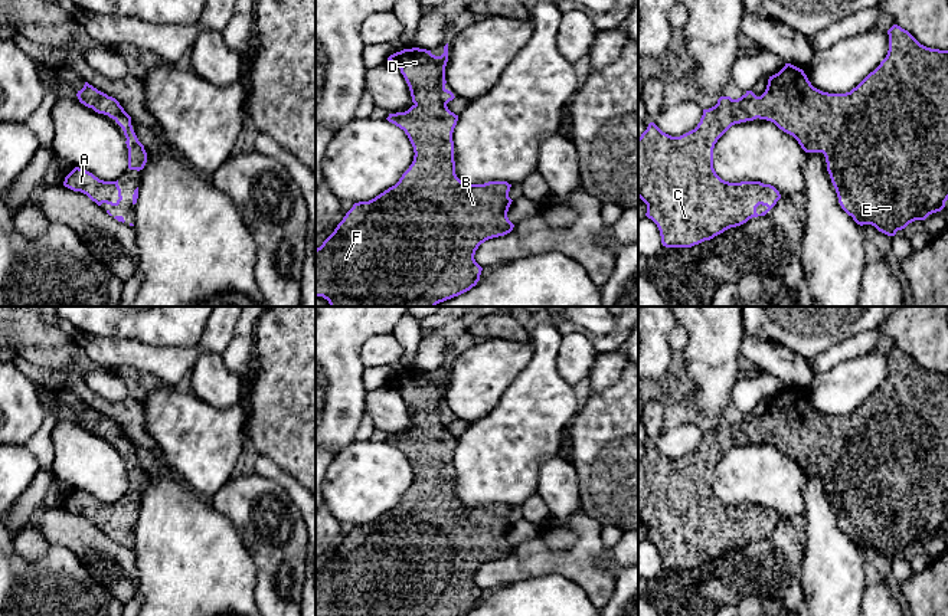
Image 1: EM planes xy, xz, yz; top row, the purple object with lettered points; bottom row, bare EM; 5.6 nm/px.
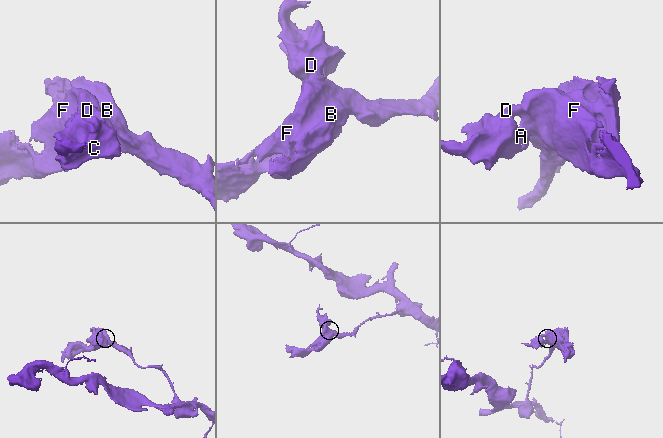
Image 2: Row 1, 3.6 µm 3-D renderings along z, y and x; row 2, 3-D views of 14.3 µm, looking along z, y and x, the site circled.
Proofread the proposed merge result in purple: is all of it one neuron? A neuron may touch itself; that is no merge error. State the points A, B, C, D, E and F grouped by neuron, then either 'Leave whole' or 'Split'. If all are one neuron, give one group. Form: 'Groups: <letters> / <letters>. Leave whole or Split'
Groups: A B C D E F. Leave whole

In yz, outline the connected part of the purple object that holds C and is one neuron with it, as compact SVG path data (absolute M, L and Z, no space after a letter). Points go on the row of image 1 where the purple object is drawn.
M893 24L887 35L886 58L850 92L823 92L811 85L802 69L785 63L778 73L769 76L761 96L752 91L738 99L720 96L715 107L703 109L697 127L680 137L671 137L650 122L638 138L638 197L647 204L645 216L657 225L663 246L692 248L710 240L752 217L765 216L781 199L771 184L729 183L713 168L713 148L717 140L732 125L756 118L771 121L792 135L805 153L824 154L839 203L857 225L872 225L879 232L895 236L909 223L941 212L948 200L948 50L921 45L898 24Z

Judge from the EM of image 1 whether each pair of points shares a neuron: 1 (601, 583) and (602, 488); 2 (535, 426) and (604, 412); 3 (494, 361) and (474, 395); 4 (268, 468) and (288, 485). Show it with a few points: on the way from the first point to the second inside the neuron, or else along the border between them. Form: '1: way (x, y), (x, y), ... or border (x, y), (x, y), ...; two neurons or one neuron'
1: border (579, 508), (601, 524); two neurons
2: border (581, 408), (565, 432); two neurons
3: way (486, 370), (477, 379), (476, 386); one neuron
4: way (273, 471), (284, 481); one neuron

